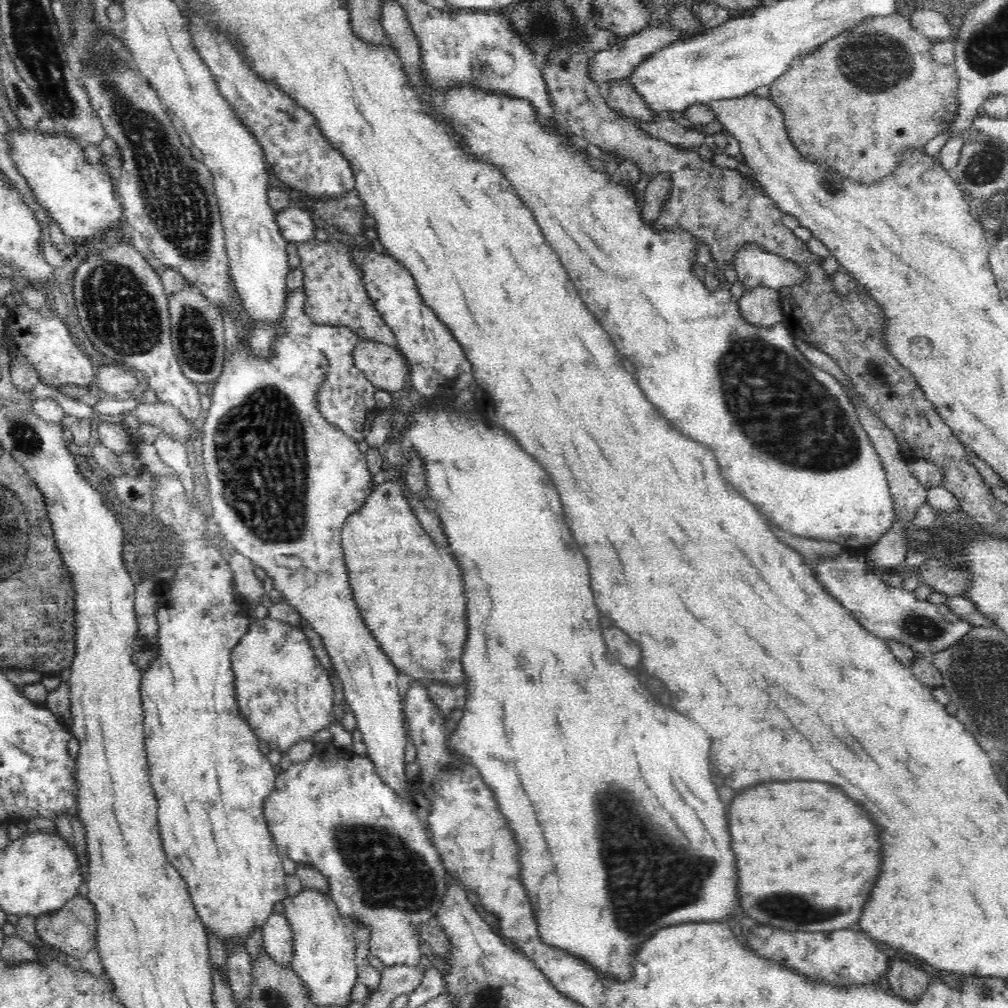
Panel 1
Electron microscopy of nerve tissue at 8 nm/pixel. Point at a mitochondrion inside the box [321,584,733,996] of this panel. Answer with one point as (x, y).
(647, 880)

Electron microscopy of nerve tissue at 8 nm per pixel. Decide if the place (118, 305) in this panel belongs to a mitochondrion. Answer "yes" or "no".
yes

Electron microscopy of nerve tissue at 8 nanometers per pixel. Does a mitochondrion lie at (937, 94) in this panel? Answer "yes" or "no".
no

